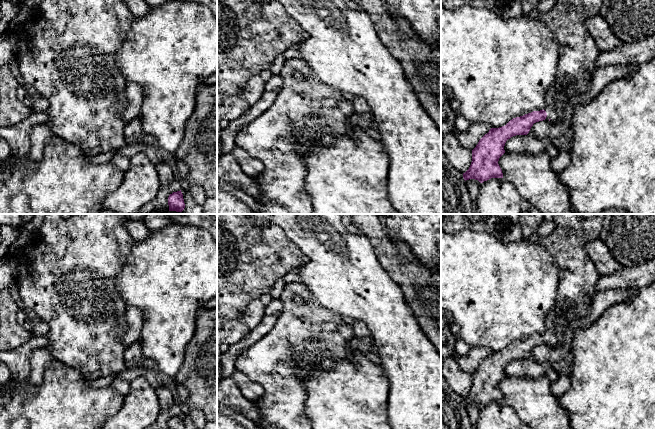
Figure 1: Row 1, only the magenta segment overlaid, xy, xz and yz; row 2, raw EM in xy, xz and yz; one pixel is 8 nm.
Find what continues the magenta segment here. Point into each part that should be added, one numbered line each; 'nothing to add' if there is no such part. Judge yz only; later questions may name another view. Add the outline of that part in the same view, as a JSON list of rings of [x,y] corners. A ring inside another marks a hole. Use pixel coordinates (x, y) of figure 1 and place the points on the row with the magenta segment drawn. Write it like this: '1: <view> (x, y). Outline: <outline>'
1: yz (554, 90). Outline: [[[553,83],[546,96],[545,96],[545,106],[544,110],[547,113],[546,121],[550,121],[552,123],[556,123],[557,121],[557,113],[554,106],[555,98],[558,94],[567,93],[572,87],[571,86],[561,86]]]

